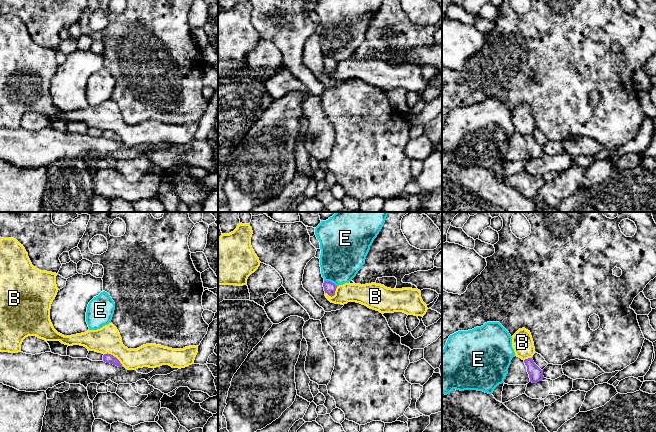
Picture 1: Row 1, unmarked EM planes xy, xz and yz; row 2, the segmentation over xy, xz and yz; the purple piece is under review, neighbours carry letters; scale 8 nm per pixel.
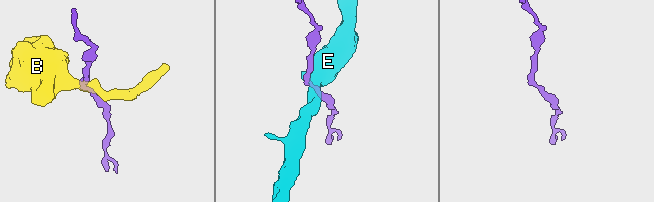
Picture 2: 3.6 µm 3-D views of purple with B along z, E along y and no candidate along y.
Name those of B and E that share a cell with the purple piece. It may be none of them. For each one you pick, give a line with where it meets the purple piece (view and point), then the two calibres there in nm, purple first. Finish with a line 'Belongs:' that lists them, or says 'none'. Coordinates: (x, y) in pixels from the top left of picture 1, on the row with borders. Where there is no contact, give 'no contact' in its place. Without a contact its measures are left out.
Belongs: none

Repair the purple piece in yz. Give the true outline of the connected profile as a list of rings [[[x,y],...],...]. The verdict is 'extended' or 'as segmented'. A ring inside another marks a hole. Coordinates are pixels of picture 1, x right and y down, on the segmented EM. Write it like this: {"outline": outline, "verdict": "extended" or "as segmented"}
{"outline": [[[528,358],[524,360],[525,365],[527,366],[527,372],[529,374],[530,382],[537,383],[542,381],[543,370],[541,370],[533,361],[532,358]]], "verdict": "as segmented"}

